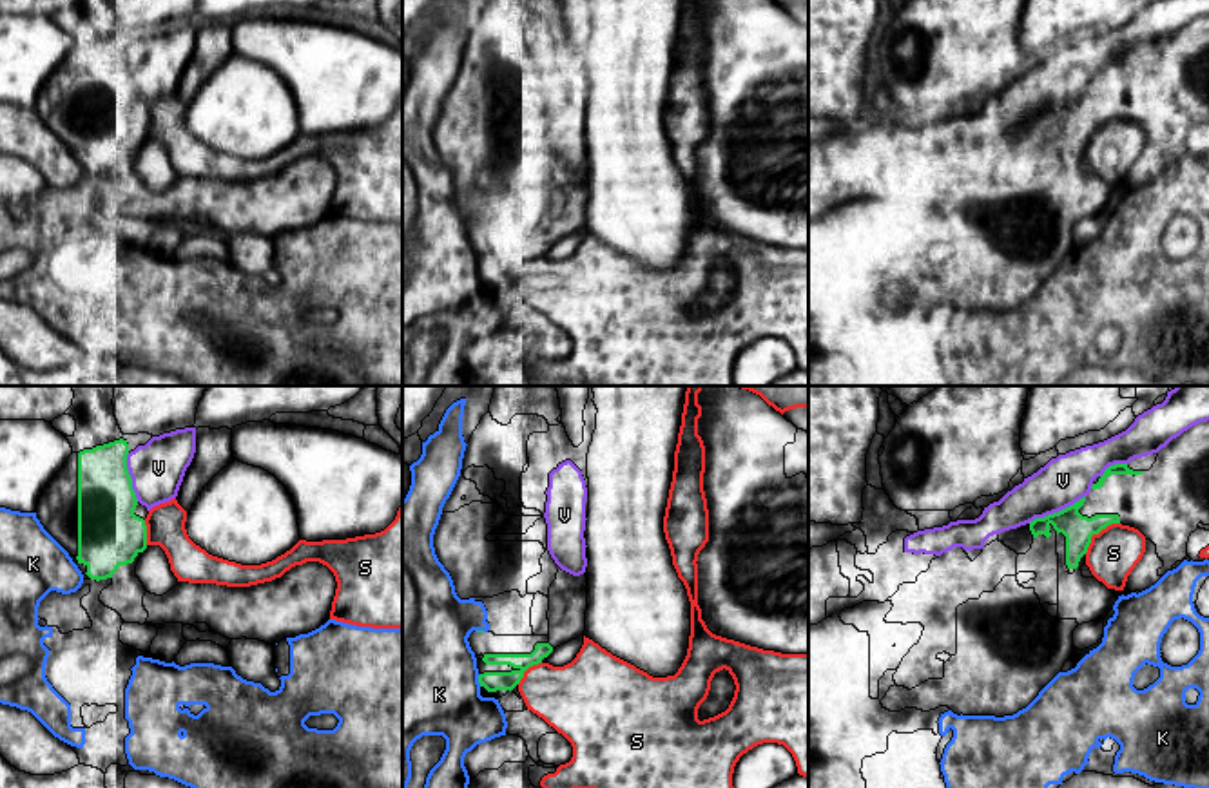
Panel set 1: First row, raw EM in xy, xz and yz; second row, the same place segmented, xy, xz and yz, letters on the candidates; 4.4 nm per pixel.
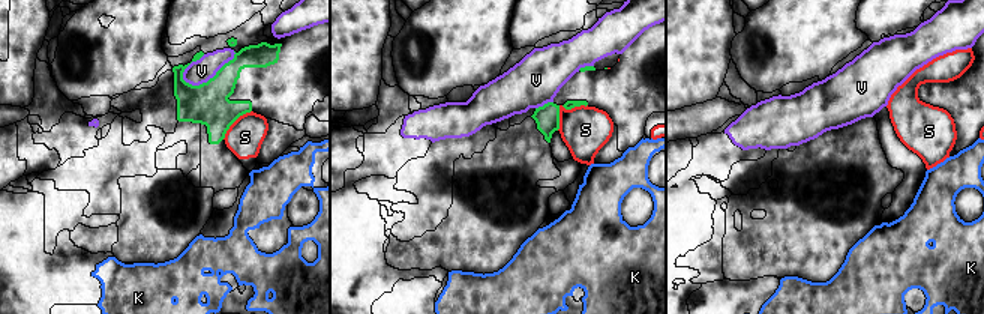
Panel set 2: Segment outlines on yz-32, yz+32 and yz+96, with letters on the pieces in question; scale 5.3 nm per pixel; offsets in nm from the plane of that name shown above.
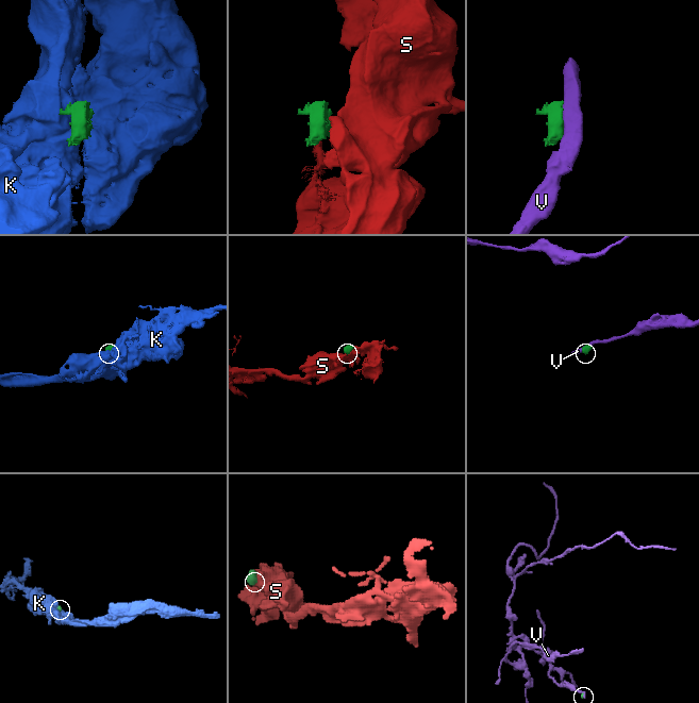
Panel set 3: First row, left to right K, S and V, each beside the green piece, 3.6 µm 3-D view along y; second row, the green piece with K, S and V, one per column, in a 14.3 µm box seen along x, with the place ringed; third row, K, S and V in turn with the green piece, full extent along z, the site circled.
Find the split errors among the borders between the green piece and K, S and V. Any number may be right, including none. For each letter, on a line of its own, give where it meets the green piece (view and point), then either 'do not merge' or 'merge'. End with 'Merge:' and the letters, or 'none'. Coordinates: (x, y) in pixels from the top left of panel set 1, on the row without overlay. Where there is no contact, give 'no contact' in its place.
K: xz (479, 274) | do not merge
S: yz (1097, 127) | do not merge
V: yz (1055, 107) | do not merge
Merge: none

